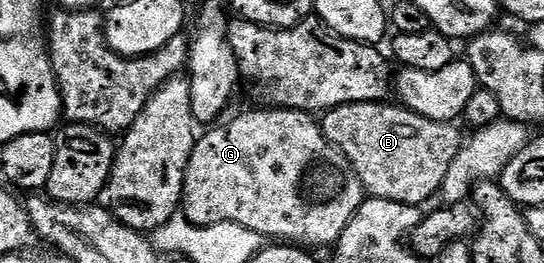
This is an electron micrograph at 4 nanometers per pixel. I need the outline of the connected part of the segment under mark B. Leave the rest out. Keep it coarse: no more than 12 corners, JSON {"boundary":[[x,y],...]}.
{"boundary":[[401,104],[326,110],[322,133],[369,196],[425,206],[458,125]]}

